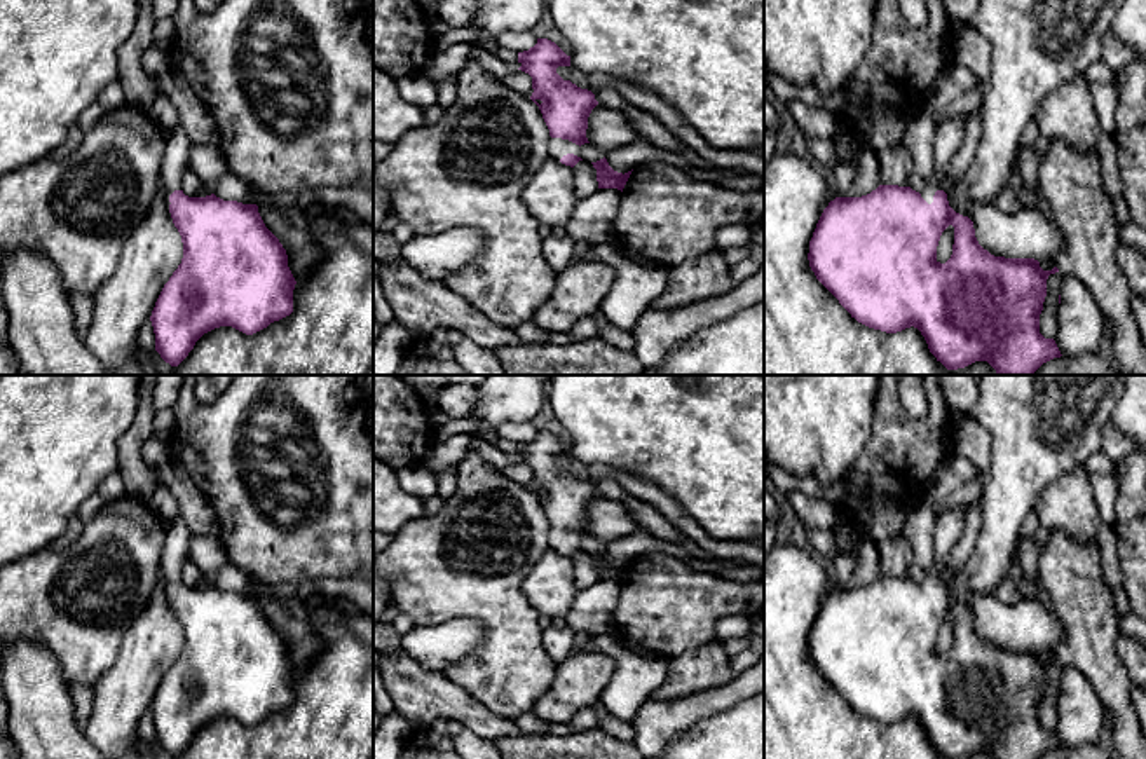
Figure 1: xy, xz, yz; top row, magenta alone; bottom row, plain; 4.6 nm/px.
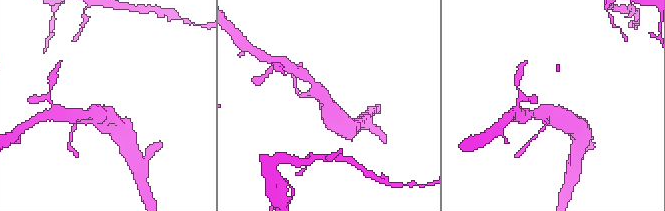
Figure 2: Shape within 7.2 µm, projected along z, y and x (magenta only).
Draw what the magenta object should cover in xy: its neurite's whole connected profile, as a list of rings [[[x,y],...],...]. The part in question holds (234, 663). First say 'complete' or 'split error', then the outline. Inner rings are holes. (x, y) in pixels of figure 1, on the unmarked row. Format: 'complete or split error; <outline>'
split error; [[[183,516],[167,523],[159,574],[166,583],[174,618],[183,633],[183,649],[164,675],[150,712],[155,724],[155,742],[171,757],[178,757],[195,733],[220,717],[232,717],[253,726],[270,714],[293,703],[295,668],[279,630],[265,618],[256,595],[223,591],[215,585],[188,588],[181,581],[194,536]]]

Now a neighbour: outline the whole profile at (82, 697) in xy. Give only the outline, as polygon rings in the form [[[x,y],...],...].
[[[78,686],[78,687],[72,689],[75,721],[82,729],[85,729],[85,726],[92,715],[92,700],[94,700],[92,686]]]

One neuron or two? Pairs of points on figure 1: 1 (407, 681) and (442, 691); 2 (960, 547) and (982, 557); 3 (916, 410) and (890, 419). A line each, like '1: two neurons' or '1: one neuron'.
1: one neuron
2: two neurons
3: two neurons

